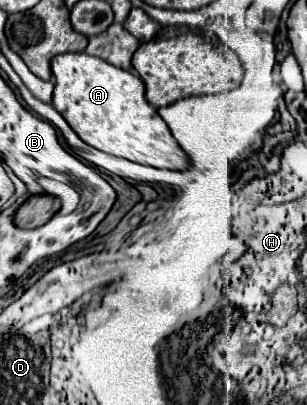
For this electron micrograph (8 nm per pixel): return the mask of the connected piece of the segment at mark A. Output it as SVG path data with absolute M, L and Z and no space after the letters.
M85 52L55 56L51 60L51 72L55 80L51 104L83 142L137 164L167 170L189 168L189 156L177 144L157 110L145 100L145 84L139 76Z

